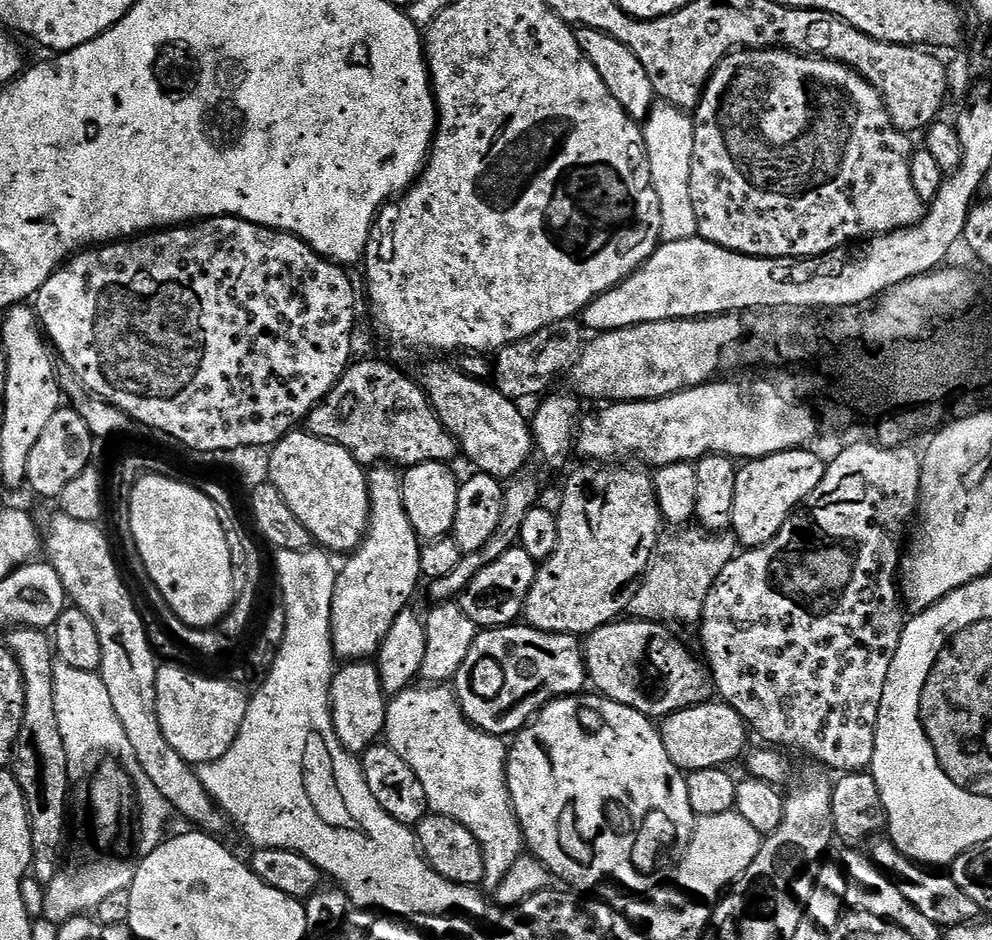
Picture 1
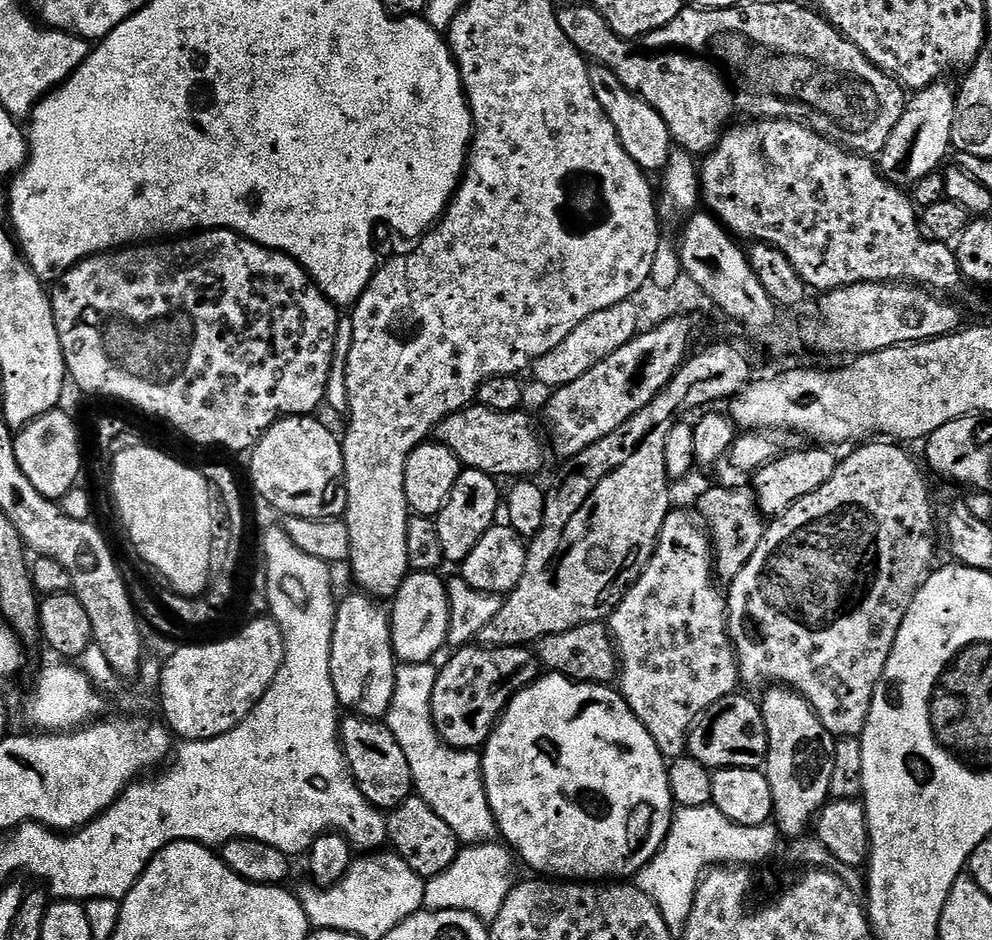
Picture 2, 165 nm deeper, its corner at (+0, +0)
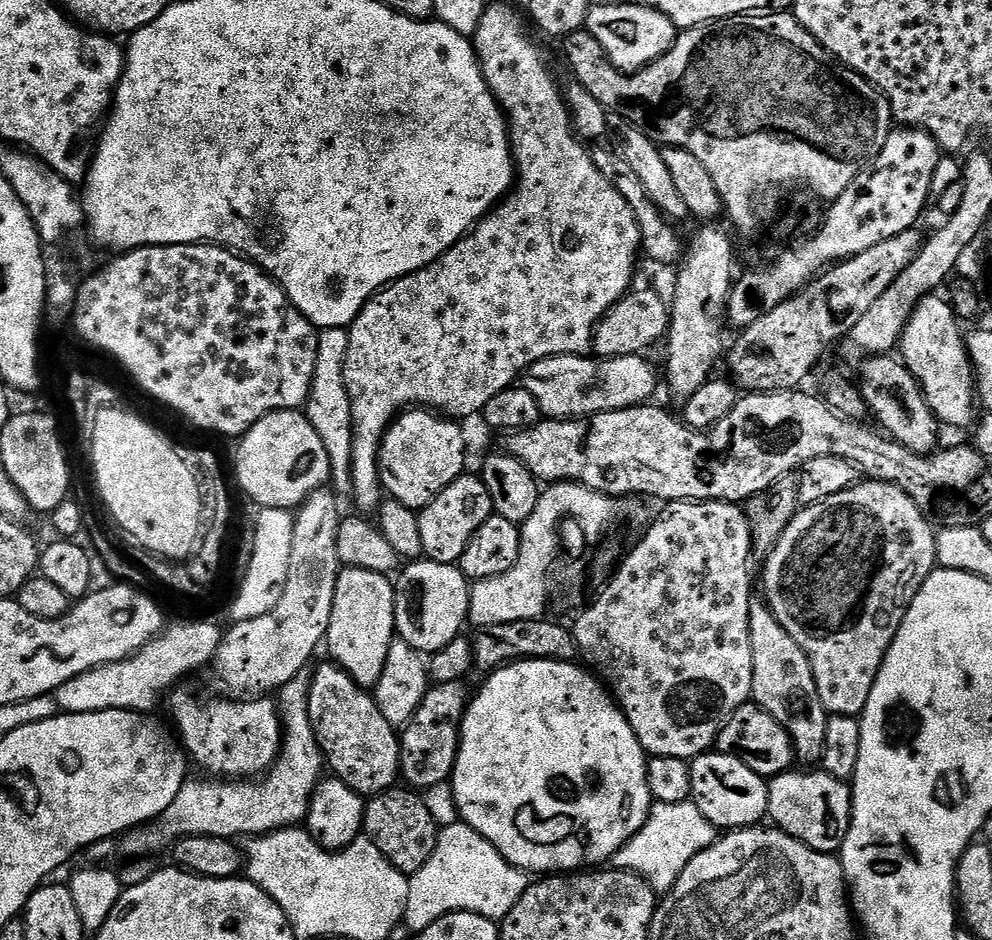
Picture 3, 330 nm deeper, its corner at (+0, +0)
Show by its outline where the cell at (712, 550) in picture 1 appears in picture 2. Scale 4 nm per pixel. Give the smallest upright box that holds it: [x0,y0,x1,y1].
[696,486,766,582]

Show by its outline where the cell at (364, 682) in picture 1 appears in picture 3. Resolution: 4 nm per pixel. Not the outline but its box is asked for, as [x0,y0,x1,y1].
[326,567,396,689]

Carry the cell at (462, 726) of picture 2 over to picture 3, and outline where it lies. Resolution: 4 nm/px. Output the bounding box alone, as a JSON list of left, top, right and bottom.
[400,682,470,789]

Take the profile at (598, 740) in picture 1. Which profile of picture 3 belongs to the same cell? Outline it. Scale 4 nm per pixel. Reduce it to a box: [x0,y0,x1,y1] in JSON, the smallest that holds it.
[450,660,654,874]

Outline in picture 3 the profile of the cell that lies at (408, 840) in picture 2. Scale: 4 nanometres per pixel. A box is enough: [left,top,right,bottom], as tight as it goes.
[363,787,440,874]

